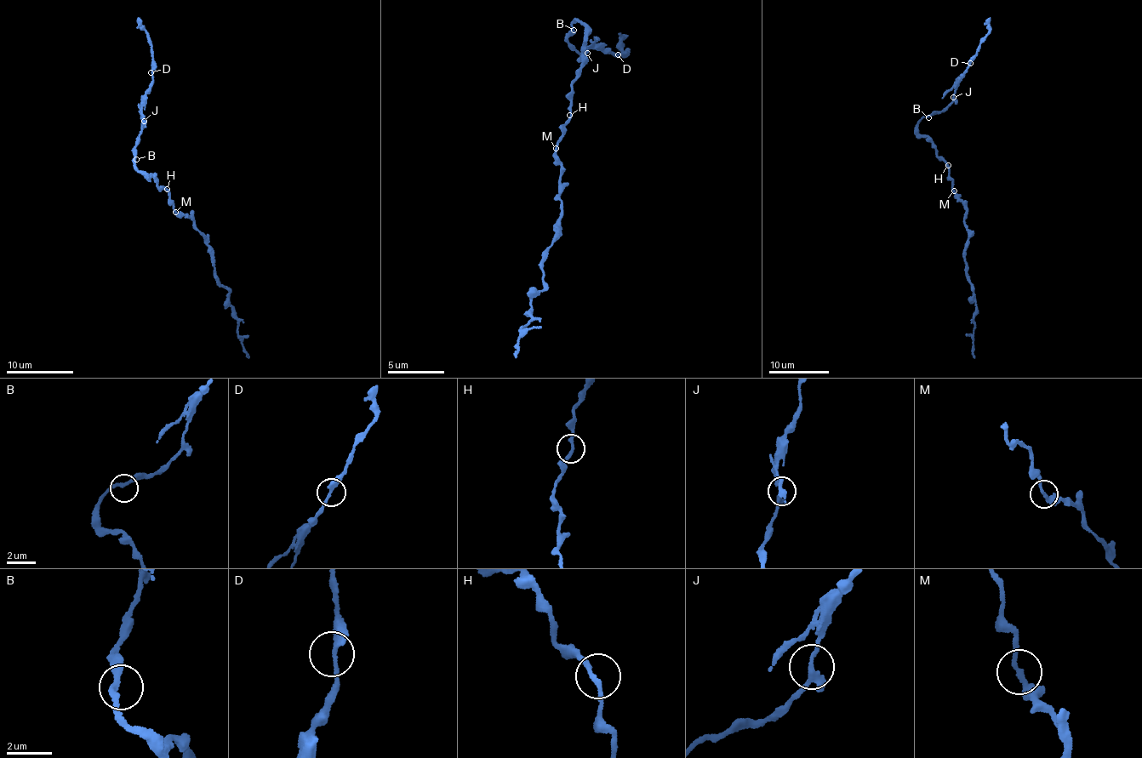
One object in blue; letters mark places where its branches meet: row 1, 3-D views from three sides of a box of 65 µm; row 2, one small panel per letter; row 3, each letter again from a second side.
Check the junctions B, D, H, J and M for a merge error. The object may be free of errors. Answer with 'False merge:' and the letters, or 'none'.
False merge: none

